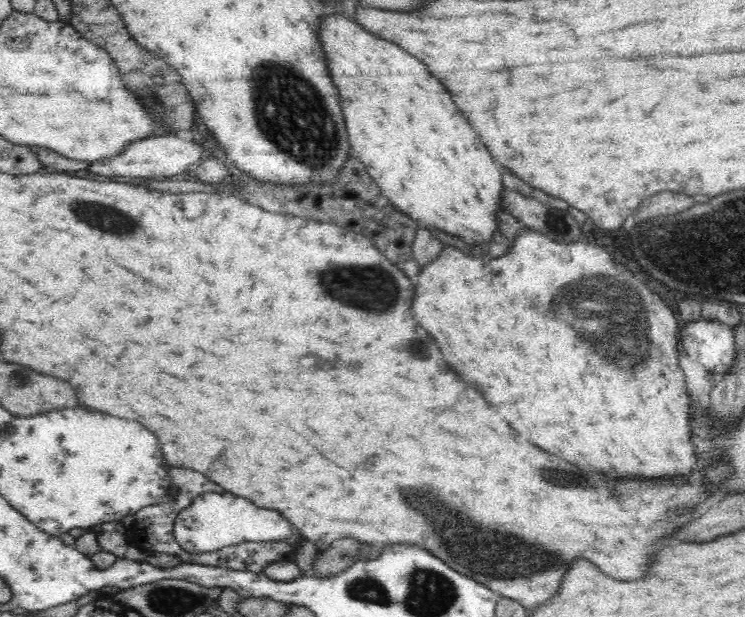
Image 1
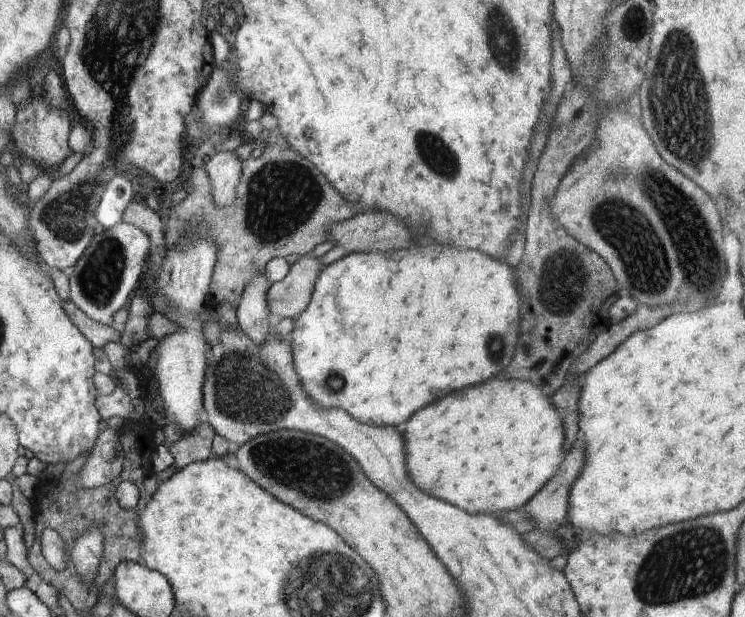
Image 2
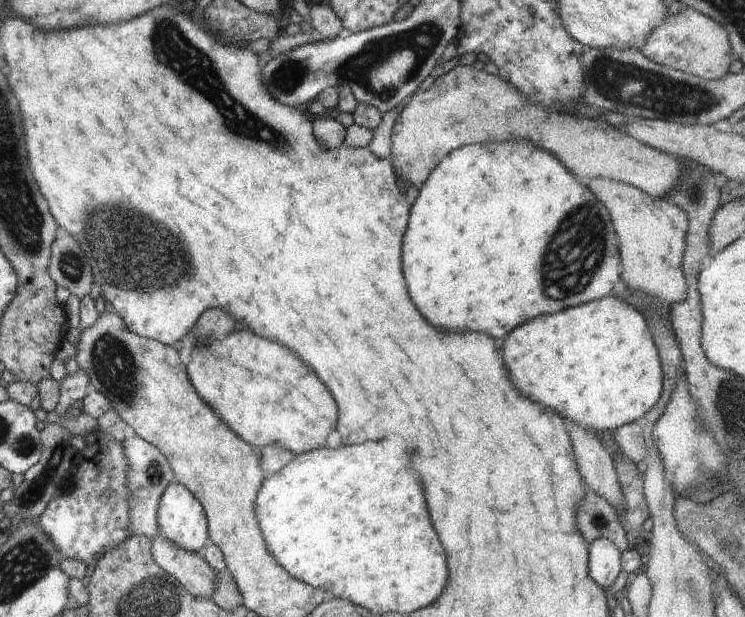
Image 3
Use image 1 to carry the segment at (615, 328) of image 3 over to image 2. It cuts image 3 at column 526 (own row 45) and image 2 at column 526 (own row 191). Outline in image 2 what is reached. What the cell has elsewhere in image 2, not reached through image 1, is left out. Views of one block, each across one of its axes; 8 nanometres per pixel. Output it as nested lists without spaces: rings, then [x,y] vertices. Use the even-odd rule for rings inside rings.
[[[488,380],[444,396],[416,412],[404,426],[408,472],[430,496],[436,496],[466,512],[506,512],[522,507],[551,480],[565,457],[564,427],[550,398],[523,380]]]

